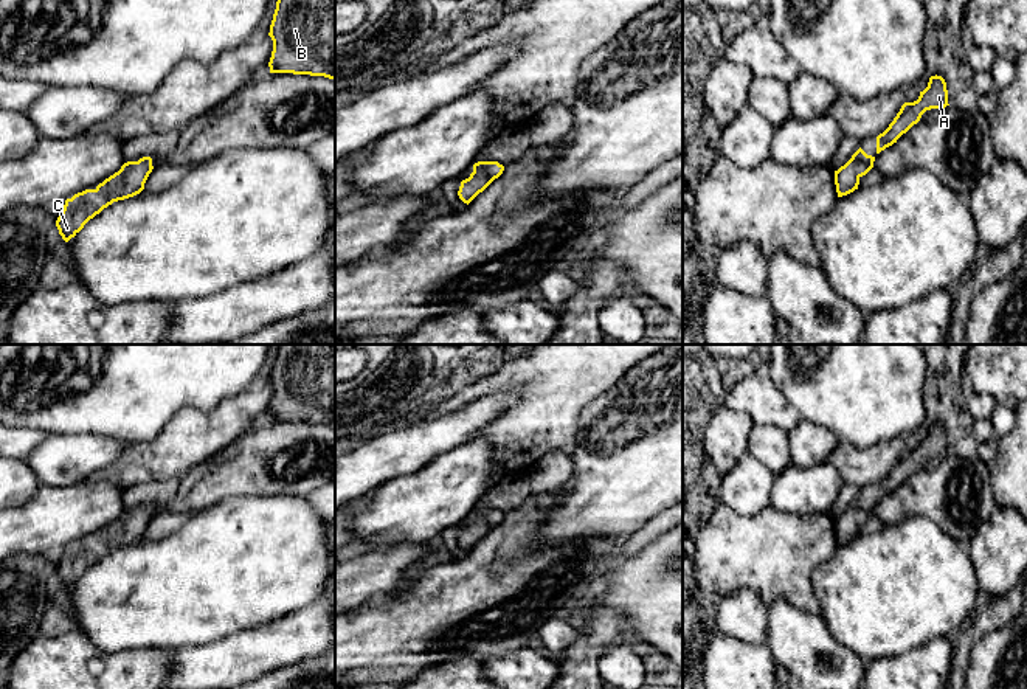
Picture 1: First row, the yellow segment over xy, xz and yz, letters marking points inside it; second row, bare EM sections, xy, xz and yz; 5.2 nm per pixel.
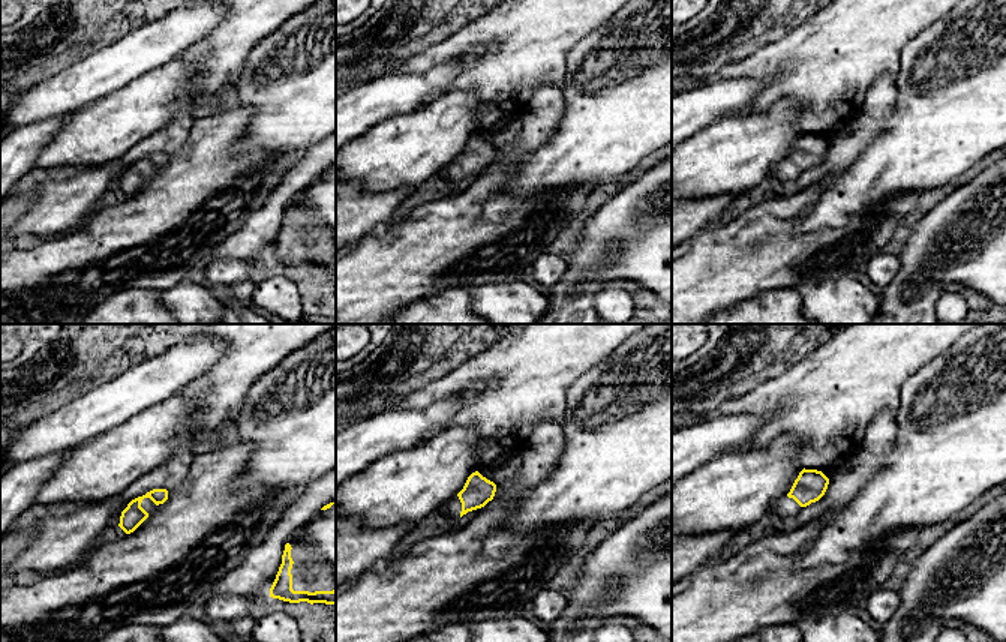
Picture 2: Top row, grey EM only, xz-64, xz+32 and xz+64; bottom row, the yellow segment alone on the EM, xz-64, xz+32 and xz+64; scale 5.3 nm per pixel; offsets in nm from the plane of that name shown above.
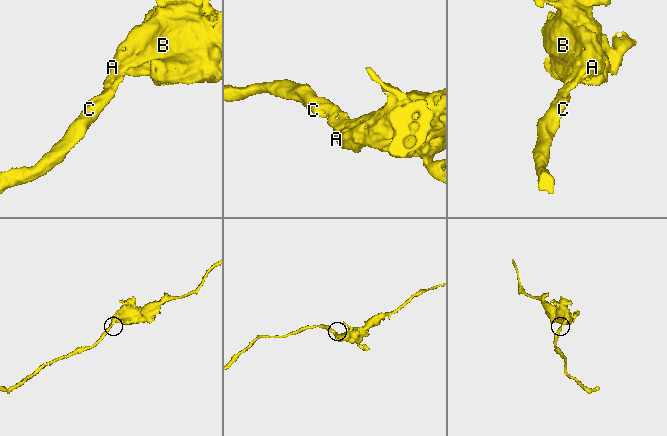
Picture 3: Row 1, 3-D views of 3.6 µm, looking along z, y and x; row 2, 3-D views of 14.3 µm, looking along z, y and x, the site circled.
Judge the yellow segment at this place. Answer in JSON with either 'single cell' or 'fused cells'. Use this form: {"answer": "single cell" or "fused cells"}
{"answer": "single cell"}

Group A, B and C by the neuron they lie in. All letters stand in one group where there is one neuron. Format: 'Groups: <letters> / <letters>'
Groups: A B C

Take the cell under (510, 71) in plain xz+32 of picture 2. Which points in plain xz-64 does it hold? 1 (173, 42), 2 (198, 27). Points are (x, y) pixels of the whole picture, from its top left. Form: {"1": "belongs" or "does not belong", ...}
{"1": "does not belong", "2": "does not belong"}

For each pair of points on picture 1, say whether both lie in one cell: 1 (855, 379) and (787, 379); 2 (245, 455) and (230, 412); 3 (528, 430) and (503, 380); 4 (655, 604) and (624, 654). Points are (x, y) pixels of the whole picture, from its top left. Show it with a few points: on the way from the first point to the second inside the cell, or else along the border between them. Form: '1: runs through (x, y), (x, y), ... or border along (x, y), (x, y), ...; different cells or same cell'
1: runs through (838, 379), (804, 379); same cell
2: border along (269, 419), (248, 429), (208, 458); different cells
3: runs through (528, 415), (528, 391), (518, 382); same cell
4: border along (625, 643), (612, 646), (599, 660), (598, 668); different cells

